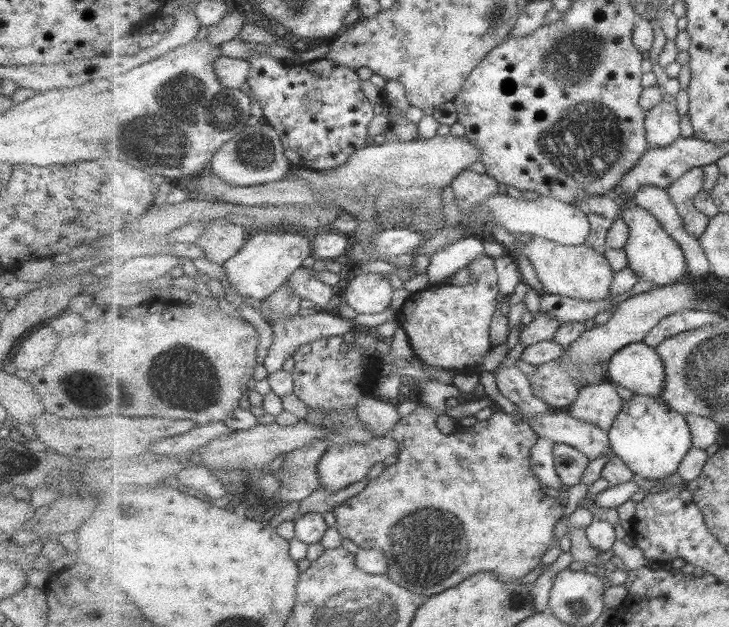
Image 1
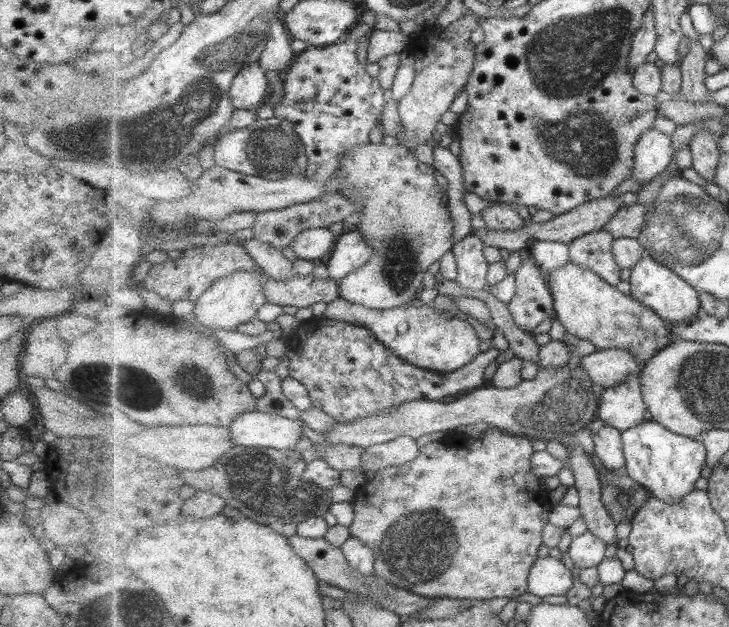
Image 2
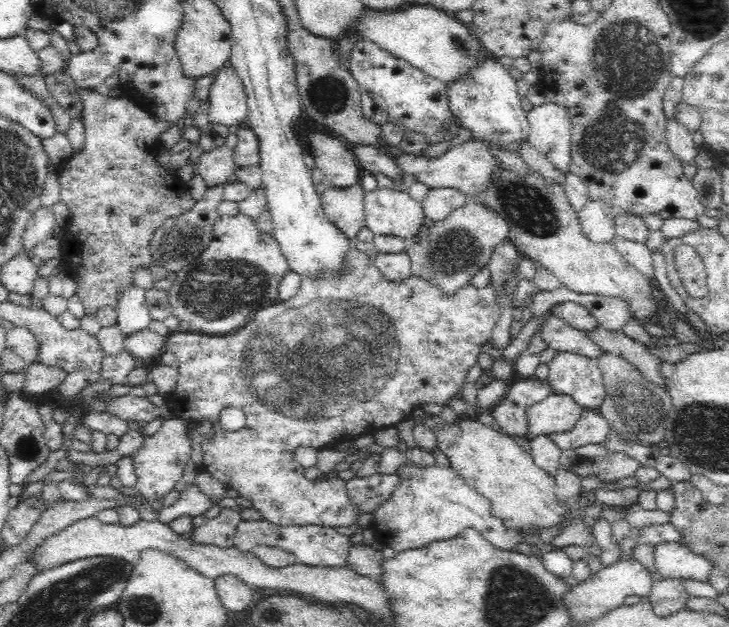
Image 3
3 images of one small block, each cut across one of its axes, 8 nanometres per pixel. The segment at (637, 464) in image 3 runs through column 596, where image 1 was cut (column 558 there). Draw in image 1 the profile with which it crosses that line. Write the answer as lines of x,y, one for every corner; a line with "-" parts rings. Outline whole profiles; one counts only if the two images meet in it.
566,444
555,445
554,461
558,475
569,487
581,483
584,470
591,462
580,450

